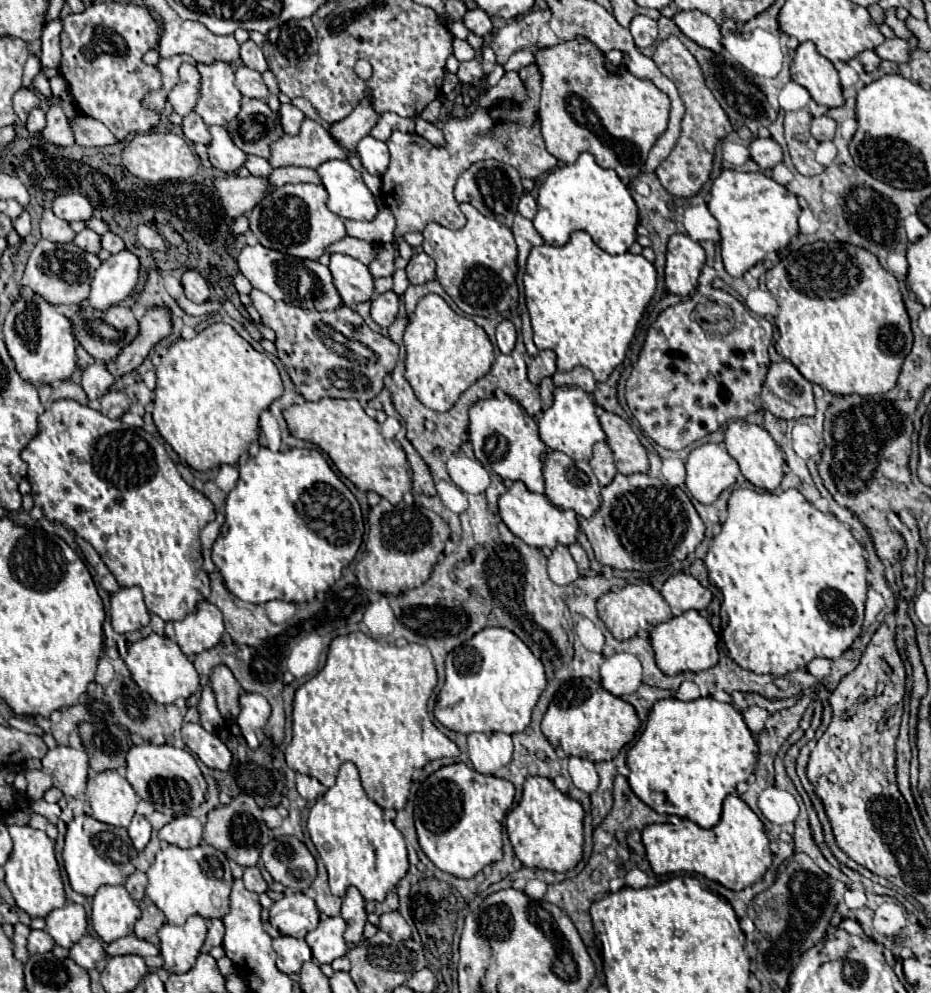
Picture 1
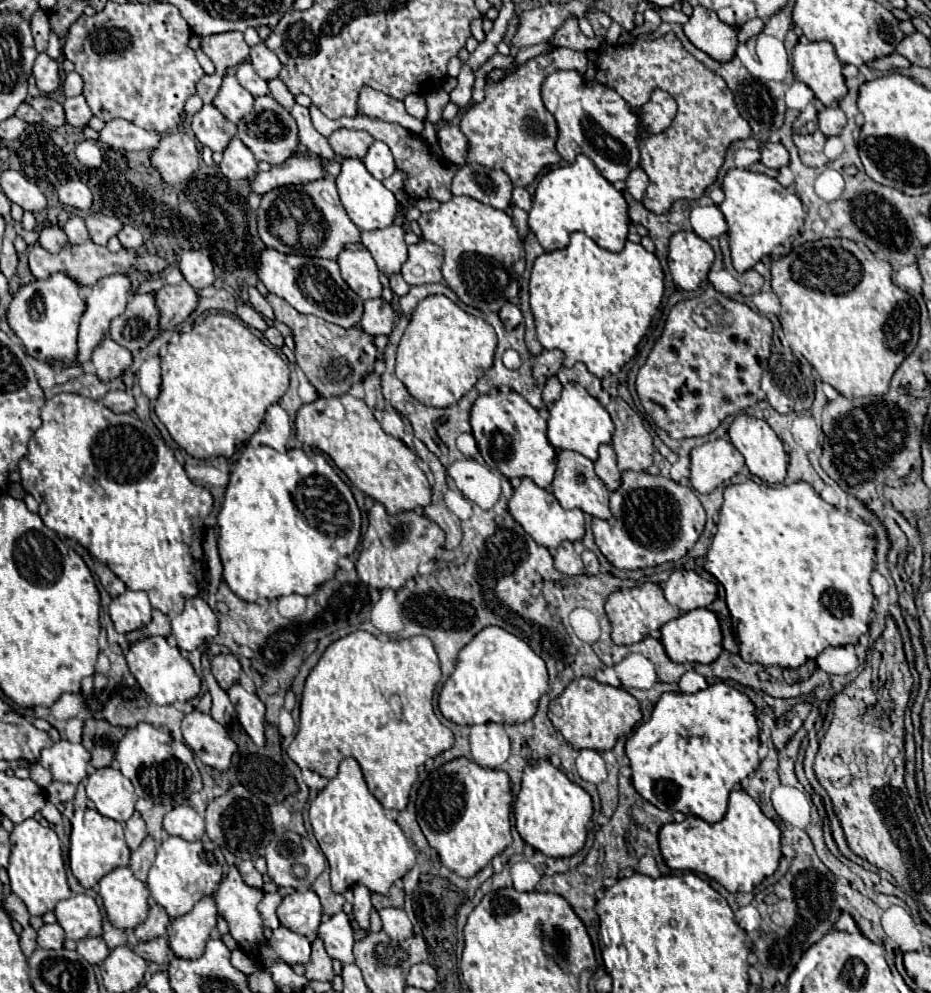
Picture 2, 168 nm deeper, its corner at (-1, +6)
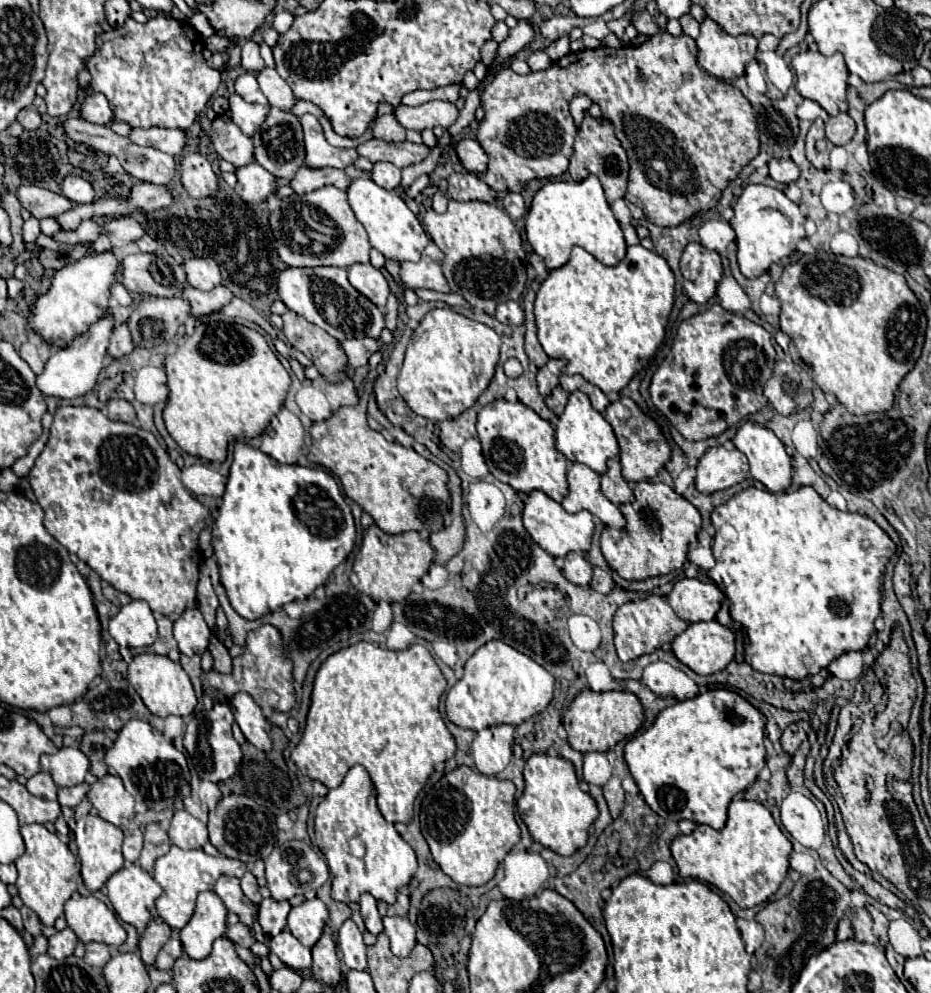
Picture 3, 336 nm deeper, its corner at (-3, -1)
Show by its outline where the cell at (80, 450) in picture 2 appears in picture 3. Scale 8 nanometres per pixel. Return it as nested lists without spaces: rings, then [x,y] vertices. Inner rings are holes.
[[[59,407],[53,415],[53,425],[49,431],[49,439],[45,443],[45,449],[41,451],[41,455],[37,457],[35,465],[31,467],[31,471],[27,473],[27,481],[37,497],[37,503],[43,507],[45,511],[45,529],[71,553],[75,553],[81,561],[85,561],[101,579],[105,579],[107,583],[111,583],[117,591],[123,591],[127,595],[131,595],[133,599],[143,599],[149,603],[149,607],[165,617],[169,617],[171,621],[177,621],[177,617],[181,617],[181,613],[185,609],[195,607],[195,587],[199,581],[199,563],[201,563],[201,551],[197,545],[199,533],[205,529],[205,519],[209,517],[209,509],[199,503],[181,483],[181,471],[179,467],[171,461],[171,457],[167,455],[167,449],[157,441],[157,437],[151,431],[145,431],[141,427],[129,425],[129,423],[117,423],[107,419],[107,415],[95,407]]]

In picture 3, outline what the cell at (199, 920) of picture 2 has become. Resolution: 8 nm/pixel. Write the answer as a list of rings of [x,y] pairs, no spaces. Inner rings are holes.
[[[213,891],[199,893],[197,909],[191,921],[181,929],[183,951],[191,959],[205,959],[211,953],[215,939],[227,929],[227,909]]]

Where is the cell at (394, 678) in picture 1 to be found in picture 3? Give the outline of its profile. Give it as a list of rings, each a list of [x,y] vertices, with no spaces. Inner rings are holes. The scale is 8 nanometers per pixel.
[[[359,641],[329,655],[319,667],[311,693],[307,725],[299,745],[291,753],[291,761],[309,779],[317,779],[327,787],[339,787],[345,773],[353,765],[363,765],[371,775],[377,791],[377,805],[389,823],[409,823],[413,803],[433,767],[455,755],[455,739],[447,731],[439,715],[439,699],[447,681],[425,645],[411,645],[405,651],[381,649],[373,643]]]

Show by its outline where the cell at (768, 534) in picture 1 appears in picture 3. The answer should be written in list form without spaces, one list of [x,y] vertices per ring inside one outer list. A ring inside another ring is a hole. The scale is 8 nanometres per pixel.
[[[747,487],[741,493],[733,495],[729,501],[725,501],[723,505],[715,507],[715,511],[711,513],[711,523],[715,527],[715,541],[713,541],[713,557],[715,557],[715,567],[707,573],[715,585],[727,595],[729,599],[729,613],[733,617],[733,621],[741,623],[747,629],[749,635],[749,647],[745,649],[745,661],[761,671],[761,673],[769,673],[769,675],[779,675],[779,677],[789,677],[789,679],[805,679],[807,675],[815,675],[819,673],[823,667],[827,667],[835,657],[839,657],[841,653],[847,651],[861,651],[867,647],[869,637],[875,633],[875,619],[881,613],[881,597],[879,597],[879,589],[881,589],[881,579],[883,579],[883,571],[887,561],[891,559],[891,555],[895,553],[895,543],[889,539],[889,535],[869,517],[859,515],[859,513],[843,513],[831,505],[825,503],[825,499],[821,499],[817,495],[817,491],[813,487],[799,487],[797,491],[783,491],[783,493],[771,493],[771,491],[763,491],[757,487]]]

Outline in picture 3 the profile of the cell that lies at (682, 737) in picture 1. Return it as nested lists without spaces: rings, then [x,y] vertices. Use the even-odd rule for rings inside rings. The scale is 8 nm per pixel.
[[[709,689],[693,699],[677,701],[665,707],[655,723],[635,735],[625,745],[627,767],[645,799],[645,803],[663,819],[681,821],[689,819],[693,823],[703,823],[713,829],[723,829],[727,821],[729,801],[741,793],[749,783],[753,783],[759,771],[765,767],[765,717],[739,693],[727,689]]]

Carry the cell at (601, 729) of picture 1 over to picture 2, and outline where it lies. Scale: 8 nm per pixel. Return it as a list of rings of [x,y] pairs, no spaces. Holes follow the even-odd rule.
[[[575,678],[565,692],[549,704],[549,720],[563,734],[565,742],[573,748],[591,750],[611,750],[623,734],[629,734],[633,726],[641,720],[639,702],[625,690],[609,684],[599,684],[593,678]]]

